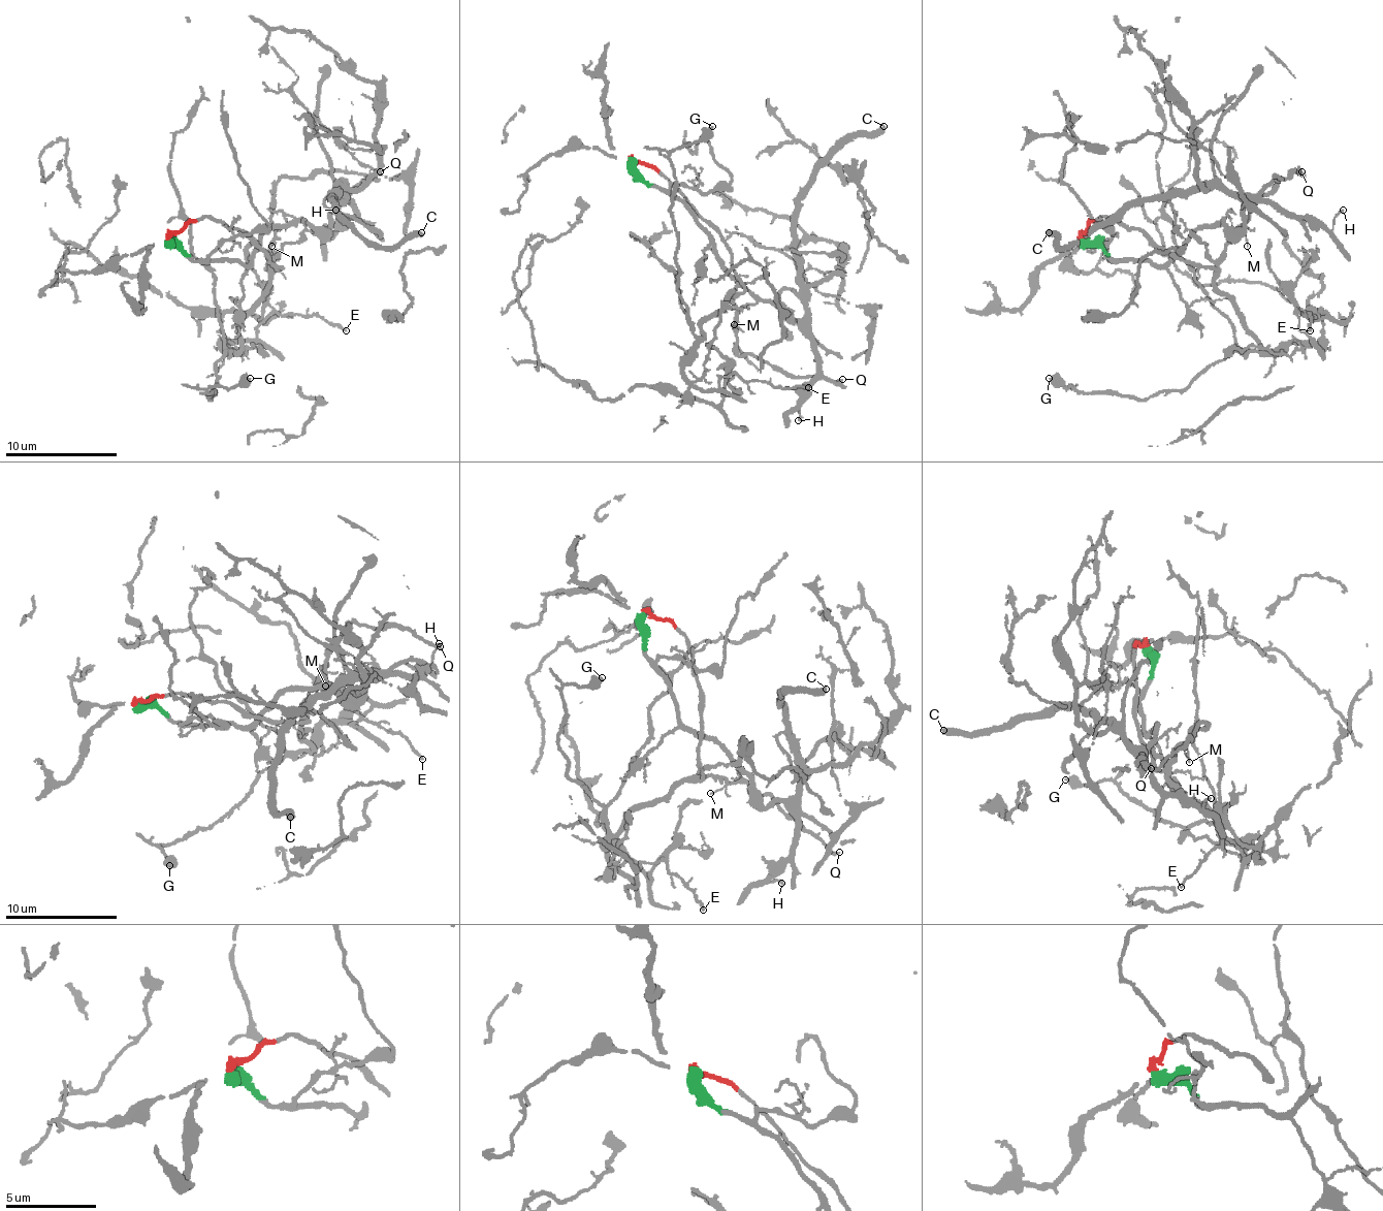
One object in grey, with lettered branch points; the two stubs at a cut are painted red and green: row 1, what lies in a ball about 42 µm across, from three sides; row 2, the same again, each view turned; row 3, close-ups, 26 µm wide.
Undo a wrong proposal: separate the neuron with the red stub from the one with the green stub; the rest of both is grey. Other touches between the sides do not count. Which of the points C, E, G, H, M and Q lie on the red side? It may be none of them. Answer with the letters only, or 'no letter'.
E, G, M, Q

